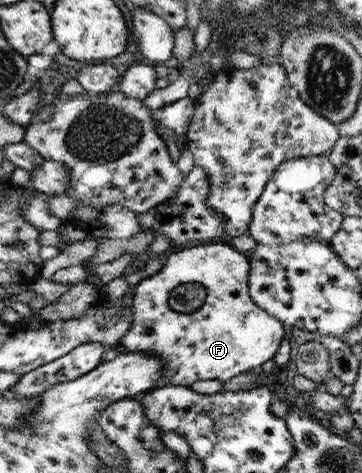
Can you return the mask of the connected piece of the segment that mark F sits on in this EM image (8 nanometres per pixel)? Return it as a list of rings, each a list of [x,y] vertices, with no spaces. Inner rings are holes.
[[[227,240],[172,250],[163,262],[162,269],[156,275],[143,279],[135,285],[131,295],[132,327],[124,337],[121,337],[118,348],[125,353],[160,355],[160,361],[164,361],[166,367],[164,379],[167,379],[167,383],[171,383],[171,386],[183,385],[188,388],[198,381],[225,382],[231,377],[240,376],[243,372],[261,367],[263,363],[276,356],[281,341],[286,338],[285,327],[281,321],[268,315],[253,302],[248,287],[251,261],[246,253],[233,248]],[[188,283],[199,283],[208,291],[206,303],[195,313],[177,313],[169,306],[170,293]]]

